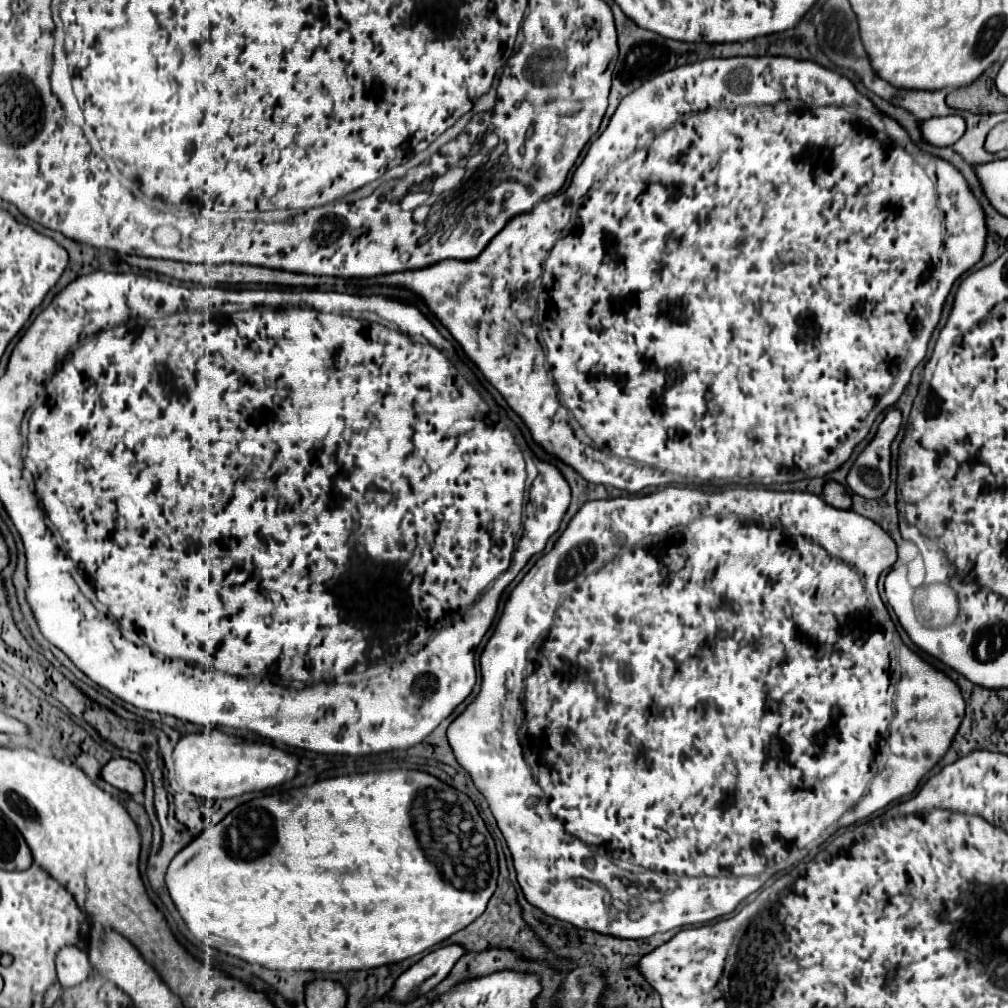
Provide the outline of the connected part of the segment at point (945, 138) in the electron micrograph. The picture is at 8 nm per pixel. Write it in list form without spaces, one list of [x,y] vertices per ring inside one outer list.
[[[944,116],[930,118],[920,122],[920,134],[930,146],[952,146],[966,130],[962,116]]]

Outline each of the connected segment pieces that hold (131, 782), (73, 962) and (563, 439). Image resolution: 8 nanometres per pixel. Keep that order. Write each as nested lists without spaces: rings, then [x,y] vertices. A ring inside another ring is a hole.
[[[112,758],[102,768],[102,778],[114,788],[124,790],[128,794],[138,794],[144,788],[144,776],[140,766],[128,758]]]
[[[62,948],[56,956],[56,972],[62,988],[74,988],[86,982],[92,974],[88,954],[80,948]]]
[[[746,56],[712,58],[712,60],[702,60],[702,62],[696,62],[696,64],[678,66],[674,70],[670,70],[670,72],[664,72],[664,74],[644,82],[636,92],[632,92],[632,96],[624,98],[620,102],[620,106],[616,108],[614,116],[610,118],[608,128],[598,136],[598,140],[594,140],[590,144],[582,164],[576,168],[576,172],[572,176],[570,186],[560,196],[552,196],[548,200],[542,200],[530,212],[512,218],[504,226],[504,230],[488,244],[488,248],[484,248],[484,252],[476,260],[468,260],[468,262],[442,260],[440,264],[428,266],[428,268],[420,268],[416,272],[398,272],[398,274],[390,274],[390,276],[380,276],[380,278],[376,278],[372,282],[394,284],[394,286],[398,284],[398,286],[410,288],[418,296],[422,296],[424,302],[428,304],[428,308],[436,314],[436,318],[462,344],[462,348],[470,356],[470,360],[482,370],[486,380],[506,398],[508,406],[524,420],[524,424],[532,432],[532,438],[536,442],[540,442],[544,446],[544,450],[556,454],[560,460],[570,464],[580,476],[584,476],[586,480],[592,480],[592,484],[604,484],[604,486],[610,484],[614,488],[628,490],[628,492],[636,494],[642,488],[670,484],[670,482],[676,482],[676,484],[696,484],[696,486],[700,486],[700,484],[722,486],[726,482],[770,486],[770,484],[796,482],[796,480],[802,480],[802,478],[824,476],[824,474],[836,470],[840,464],[844,464],[850,458],[850,454],[856,448],[856,444],[864,440],[864,436],[868,434],[868,430],[870,430],[870,426],[874,424],[874,418],[876,418],[870,412],[880,402],[880,398],[890,388],[894,390],[894,402],[900,398],[900,394],[904,392],[904,388],[906,388],[914,368],[926,356],[928,340],[930,340],[930,336],[932,336],[932,332],[934,332],[934,328],[936,328],[936,324],[940,320],[940,312],[942,312],[944,300],[946,300],[952,284],[956,282],[958,276],[962,276],[968,268],[972,268],[982,258],[984,240],[986,240],[984,212],[982,212],[978,200],[968,190],[968,184],[962,178],[962,174],[952,164],[936,158],[934,160],[936,168],[934,168],[932,176],[928,176],[926,168],[922,164],[918,164],[918,160],[916,160],[918,154],[920,154],[918,148],[912,146],[912,156],[910,156],[910,152],[906,152],[906,148],[904,148],[904,154],[902,154],[902,146],[896,144],[896,140],[890,138],[890,134],[886,134],[886,130],[882,130],[880,126],[872,124],[872,120],[862,118],[858,114],[860,110],[866,108],[866,104],[868,104],[868,100],[856,92],[856,88],[852,86],[852,82],[848,78],[844,78],[844,76],[832,72],[832,70],[826,70],[824,66],[820,66],[816,62],[810,62],[810,60],[796,60],[796,58],[784,56]],[[744,72],[748,72],[750,82],[742,82],[740,84],[740,80],[746,80],[746,78],[738,78]],[[538,278],[542,278],[542,282],[540,282],[538,300],[536,300],[532,288],[534,288],[534,282]],[[536,306],[540,306],[540,332],[542,332],[542,340],[540,340],[540,336],[536,336],[536,324],[534,324]],[[571,420],[578,422],[584,428],[586,442],[576,438],[574,432],[579,428],[572,428],[570,425]]]

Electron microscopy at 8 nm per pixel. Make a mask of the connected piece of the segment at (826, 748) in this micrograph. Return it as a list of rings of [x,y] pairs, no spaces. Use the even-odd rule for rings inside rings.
[[[669,486],[664,490],[654,490],[646,496],[592,500],[592,502],[584,504],[580,508],[580,512],[570,520],[568,528],[562,532],[562,536],[558,538],[554,548],[548,554],[544,554],[526,572],[526,576],[520,580],[520,584],[516,584],[514,590],[510,592],[506,606],[504,606],[504,612],[500,616],[500,622],[498,622],[492,638],[488,640],[482,656],[480,656],[480,668],[482,668],[480,692],[478,692],[476,700],[464,710],[464,714],[460,714],[448,728],[448,742],[454,750],[458,764],[472,776],[474,786],[486,798],[488,808],[490,808],[492,816],[496,818],[498,828],[500,828],[500,832],[502,832],[502,836],[510,848],[516,878],[518,878],[518,884],[520,884],[526,900],[532,906],[540,908],[544,914],[554,916],[562,922],[570,922],[576,928],[594,930],[600,934],[612,934],[616,938],[648,938],[648,936],[654,936],[658,932],[668,932],[672,928],[680,928],[680,926],[688,926],[688,924],[704,924],[704,922],[710,922],[714,918],[720,918],[724,914],[734,912],[734,908],[742,900],[746,900],[750,894],[754,894],[770,876],[786,871],[801,862],[814,847],[815,849],[819,847],[819,845],[814,844],[814,840],[818,840],[818,838],[826,840],[838,828],[846,828],[857,822],[867,820],[874,812],[888,806],[890,802],[912,794],[916,790],[918,782],[922,780],[922,776],[950,748],[950,742],[952,742],[962,718],[964,718],[964,706],[966,704],[962,700],[960,688],[946,674],[942,674],[936,668],[932,668],[930,664],[926,664],[918,654],[912,652],[912,660],[910,662],[906,660],[906,664],[900,668],[896,644],[904,644],[904,642],[900,640],[900,634],[896,636],[894,622],[892,622],[886,606],[882,604],[878,588],[876,588],[880,572],[890,568],[894,562],[896,562],[896,544],[890,538],[890,534],[882,530],[882,526],[878,526],[874,520],[864,518],[852,510],[832,508],[820,496],[808,491],[777,491],[762,487],[729,487],[719,491],[703,491],[690,486]],[[586,858],[594,860],[592,870],[588,870],[584,866]],[[642,875],[647,876],[645,881],[648,879],[651,881],[650,887],[646,889],[646,895],[638,898],[640,904],[632,906],[628,886],[635,883],[636,876]]]

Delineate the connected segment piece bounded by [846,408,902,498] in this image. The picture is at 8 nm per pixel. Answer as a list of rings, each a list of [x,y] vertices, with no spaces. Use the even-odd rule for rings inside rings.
[[[892,408],[878,426],[876,436],[858,454],[846,482],[854,494],[864,498],[880,498],[890,486],[890,444],[902,424],[900,410]]]

